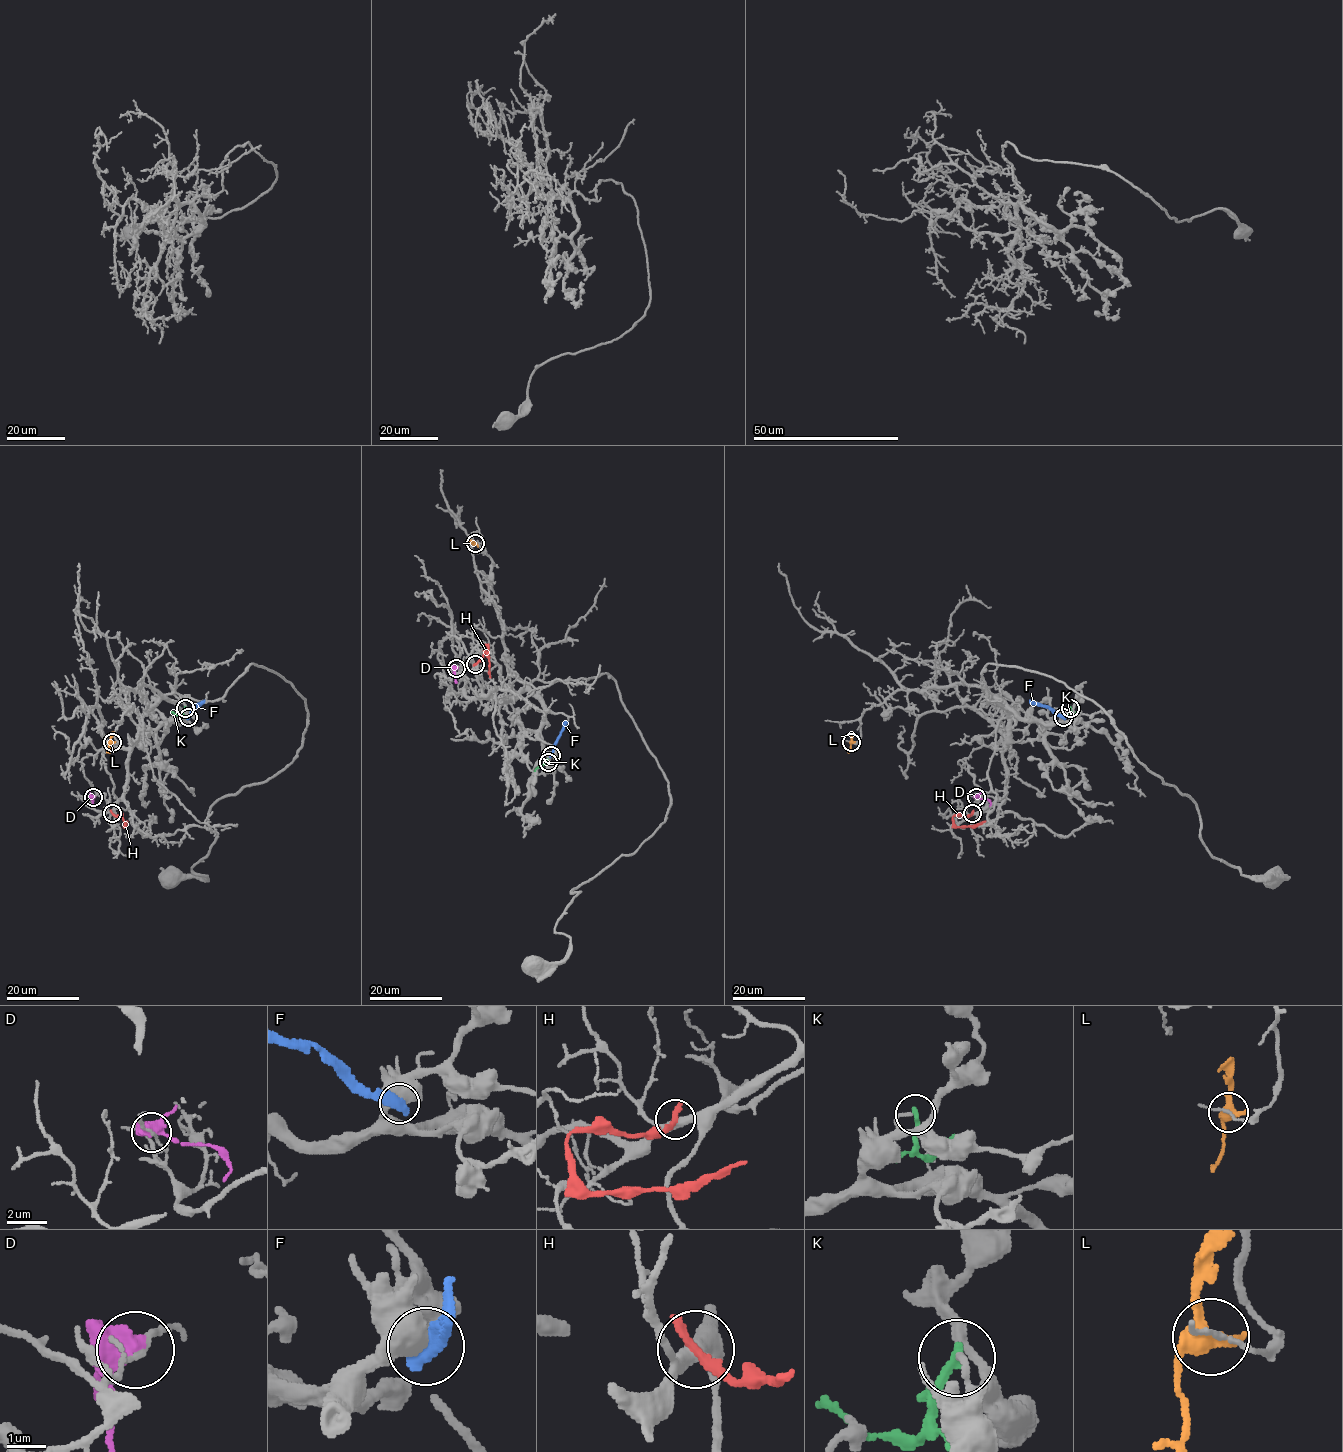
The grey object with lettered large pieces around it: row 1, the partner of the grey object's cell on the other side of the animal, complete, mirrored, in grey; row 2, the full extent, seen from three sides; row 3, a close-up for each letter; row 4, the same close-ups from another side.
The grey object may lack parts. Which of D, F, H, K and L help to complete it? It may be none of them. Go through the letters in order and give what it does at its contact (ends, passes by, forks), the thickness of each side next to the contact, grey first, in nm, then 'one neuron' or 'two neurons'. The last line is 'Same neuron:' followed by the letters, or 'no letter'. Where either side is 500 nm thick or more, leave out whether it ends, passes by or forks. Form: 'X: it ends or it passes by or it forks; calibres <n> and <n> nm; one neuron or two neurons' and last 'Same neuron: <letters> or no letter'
D: it forks; calibres 120 and 360 nm; two neurons
F: calibres 650 and 400 nm; two neurons
H: it ends; calibres 360 and 320 nm; two neurons
K: it ends; calibres 150 and 280 nm; two neurons
L: it passes by; calibres 100 and 420 nm; two neurons
Same neuron: no letter

